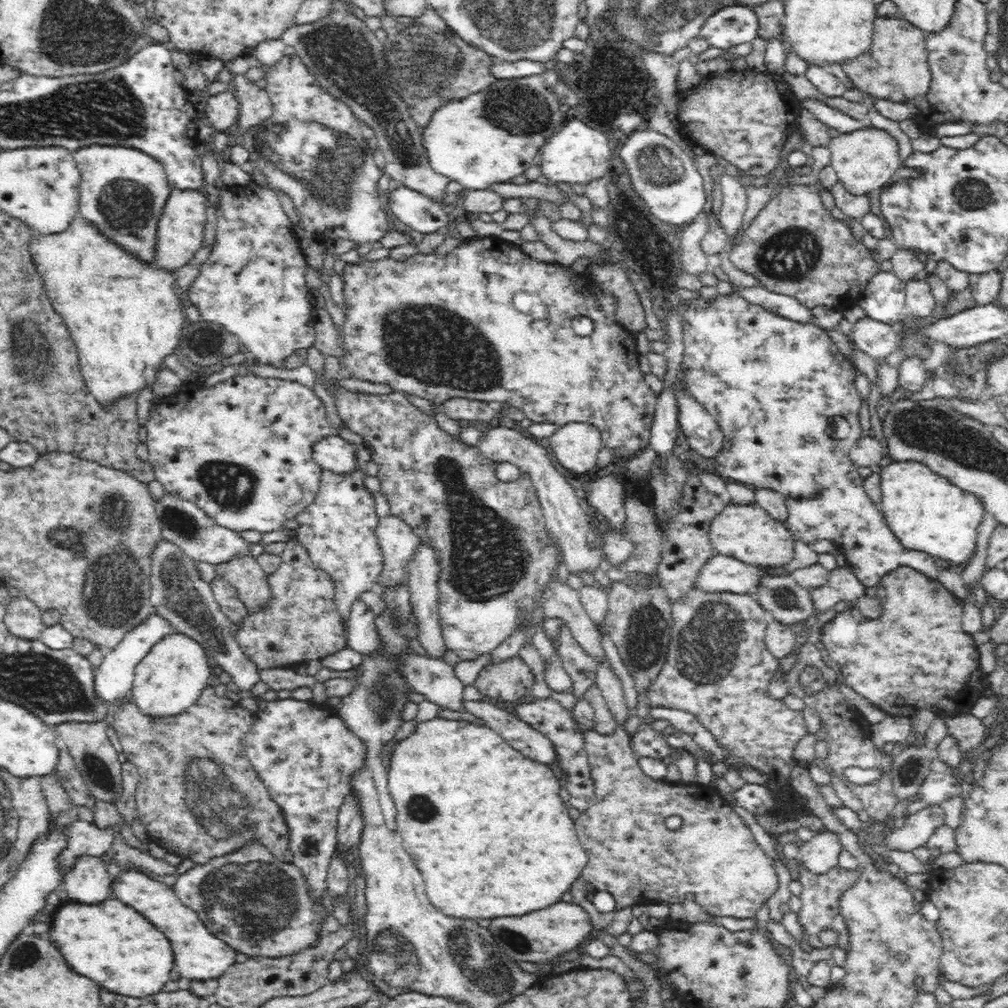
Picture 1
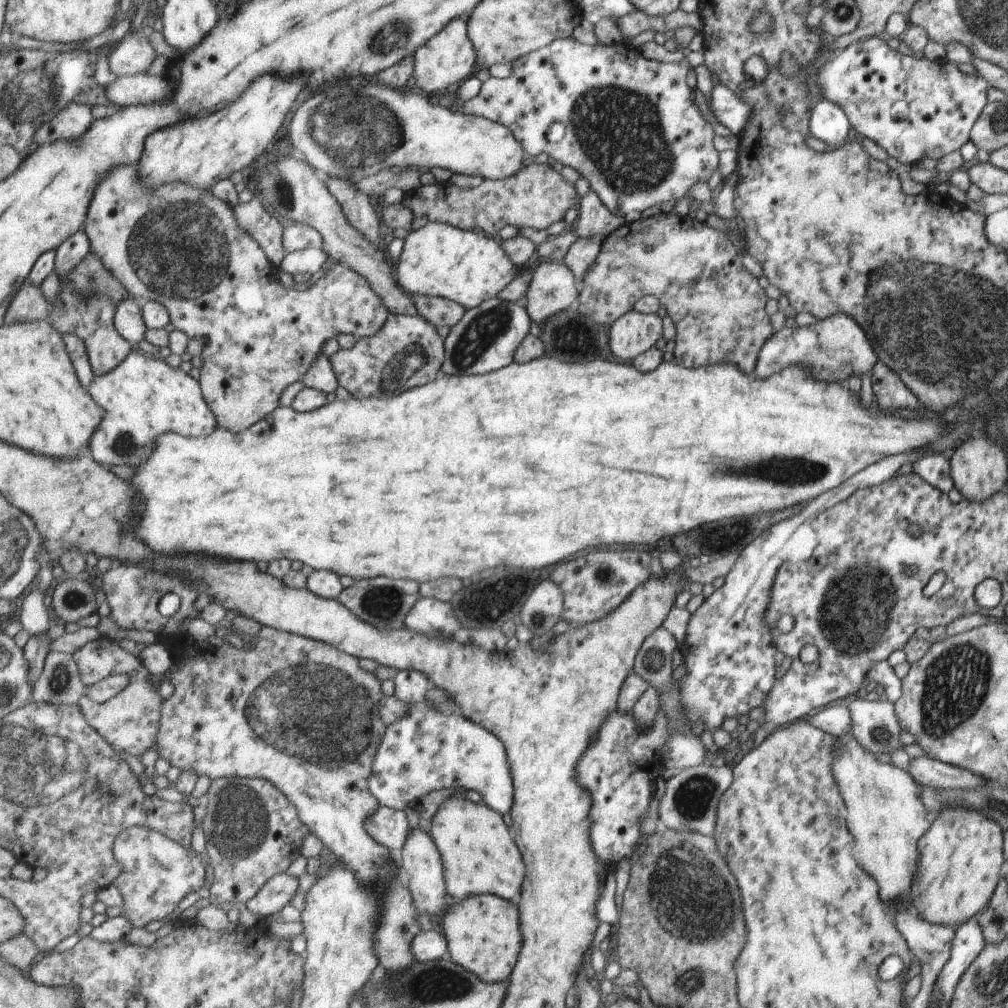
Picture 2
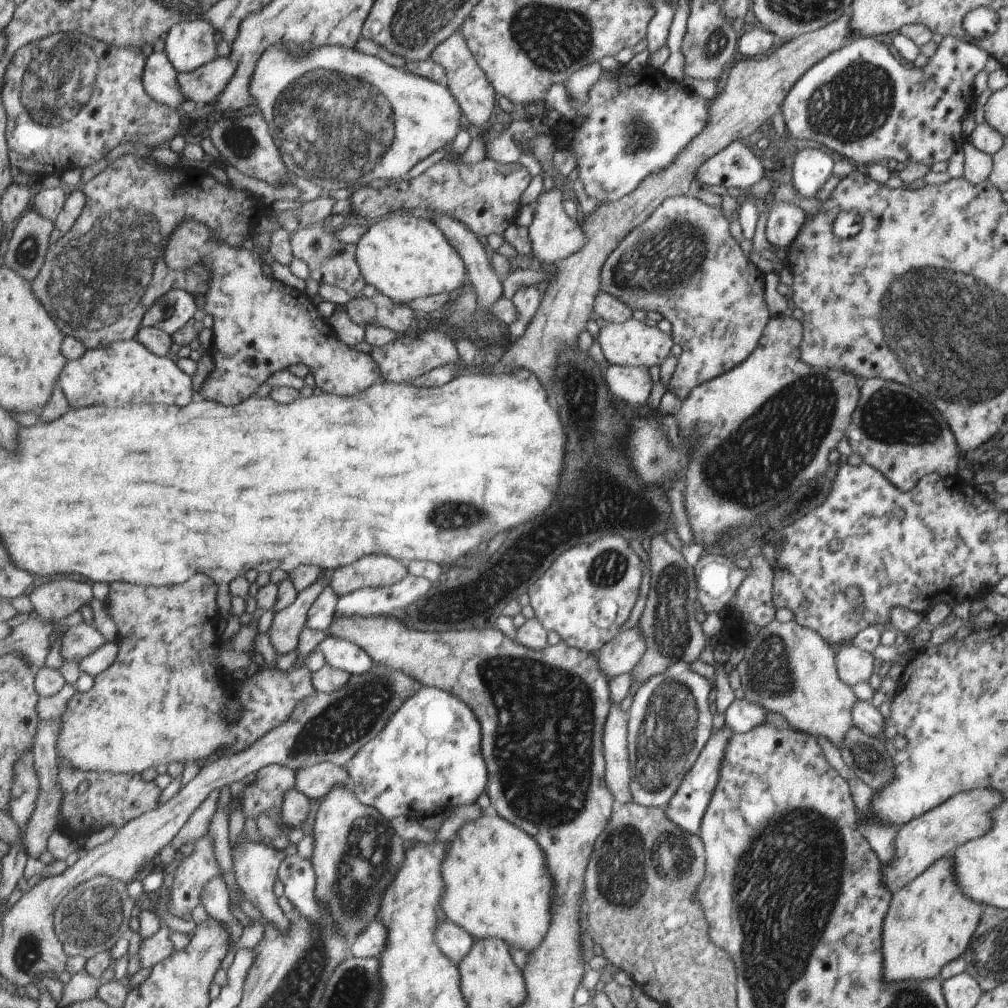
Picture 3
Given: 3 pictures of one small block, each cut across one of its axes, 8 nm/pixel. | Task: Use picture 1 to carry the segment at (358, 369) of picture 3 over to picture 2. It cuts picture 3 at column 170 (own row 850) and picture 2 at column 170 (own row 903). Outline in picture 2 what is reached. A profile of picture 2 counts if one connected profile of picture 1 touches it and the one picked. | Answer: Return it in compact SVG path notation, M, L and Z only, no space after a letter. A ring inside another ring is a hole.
M129 164L129 166L119 166L115 168L101 184L99 190L95 192L95 198L91 202L91 210L87 222L85 222L85 232L91 241L91 253L101 258L101 262L111 270L122 283L127 287L128 293L134 299L142 301L159 301L163 306L170 310L171 323L175 329L185 332L189 338L199 340L200 338L207 338L202 350L203 366L200 372L199 381L202 383L202 393L206 397L211 410L214 411L215 416L219 418L221 426L227 426L229 430L235 432L245 432L247 428L251 428L253 424L257 424L259 420L267 418L271 412L275 412L277 408L281 408L279 398L285 392L285 388L289 388L291 384L301 380L303 376L307 376L307 372L313 363L321 355L321 347L327 339L336 338L339 334L355 334L355 330L361 326L361 322L365 322L367 318L379 318L379 322L375 324L375 332L383 326L389 312L385 310L385 306L379 304L379 298L373 295L373 291L369 288L369 284L355 274L355 270L347 267L343 263L329 259L327 262L327 273L313 284L309 285L304 291L297 291L291 288L285 288L279 282L279 272L281 271L267 256L267 252L262 248L258 240L250 232L246 231L235 218L235 211L233 206L212 194L210 190L197 189L197 186L189 186L189 184L181 184L181 182L169 182L163 184L161 188L147 188L139 176L139 166L137 164ZM325 292L339 292L341 302L345 302L345 312L341 316L329 316L327 314L327 306L325 306Z

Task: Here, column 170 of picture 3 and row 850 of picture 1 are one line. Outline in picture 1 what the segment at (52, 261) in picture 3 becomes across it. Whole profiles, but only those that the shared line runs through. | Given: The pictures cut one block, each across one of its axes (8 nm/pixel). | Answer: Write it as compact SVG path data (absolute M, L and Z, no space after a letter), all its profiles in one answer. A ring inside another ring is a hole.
M207 686L192 706L176 716L149 716L131 697L126 697L121 703L114 712L112 725L127 760L135 764L150 790L144 792L142 798L140 792L134 791L135 812L150 841L167 852L190 859L198 865L259 845L265 846L282 862L293 862L290 827L286 823L284 809L270 796L270 791L265 782L261 781L243 747L245 737L257 722L256 715L242 708L238 701L218 696L212 686Z

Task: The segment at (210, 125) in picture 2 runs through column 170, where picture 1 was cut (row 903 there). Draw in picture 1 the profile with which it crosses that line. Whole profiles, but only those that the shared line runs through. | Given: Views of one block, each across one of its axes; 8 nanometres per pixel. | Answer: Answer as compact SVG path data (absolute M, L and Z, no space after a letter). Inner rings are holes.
M126 869L111 884L111 889L113 898L130 904L142 916L146 916L152 924L156 924L160 932L166 932L166 936L170 936L170 942L174 944L174 954L176 954L176 970L180 972L182 978L193 981L217 980L237 963L238 951L214 935L214 932L210 932L205 921L194 909L182 904L171 887L142 872Z

